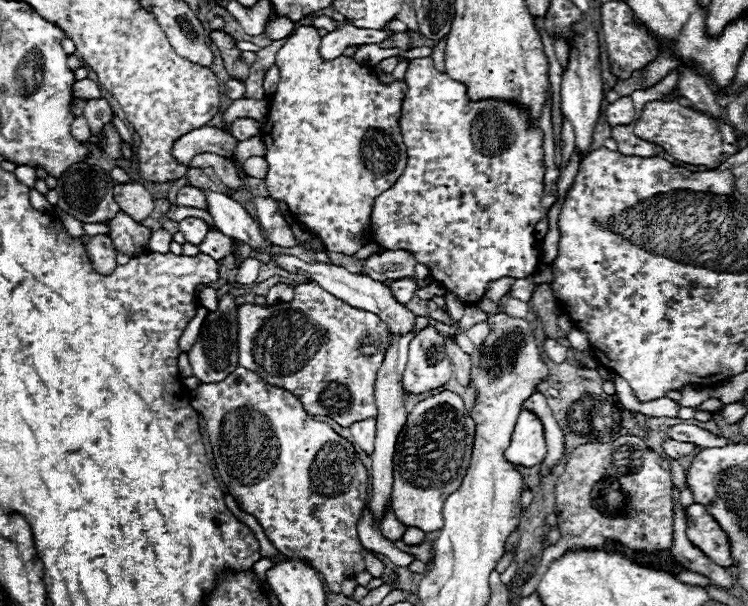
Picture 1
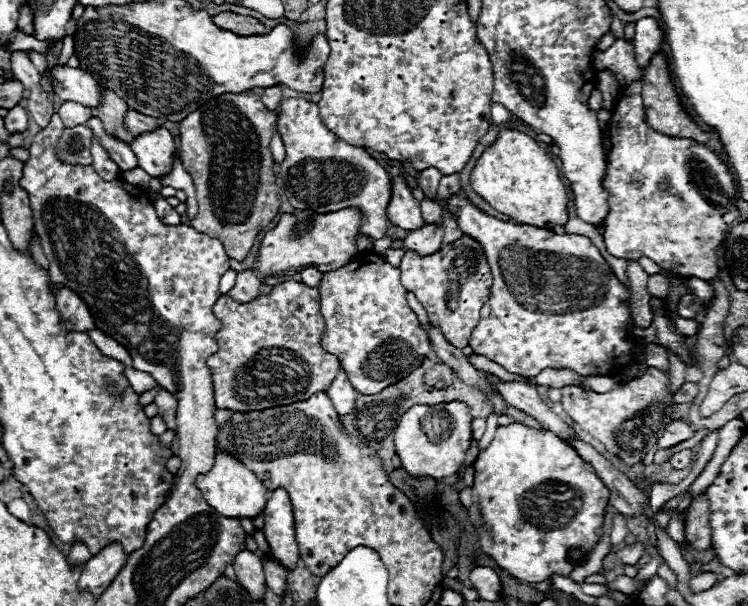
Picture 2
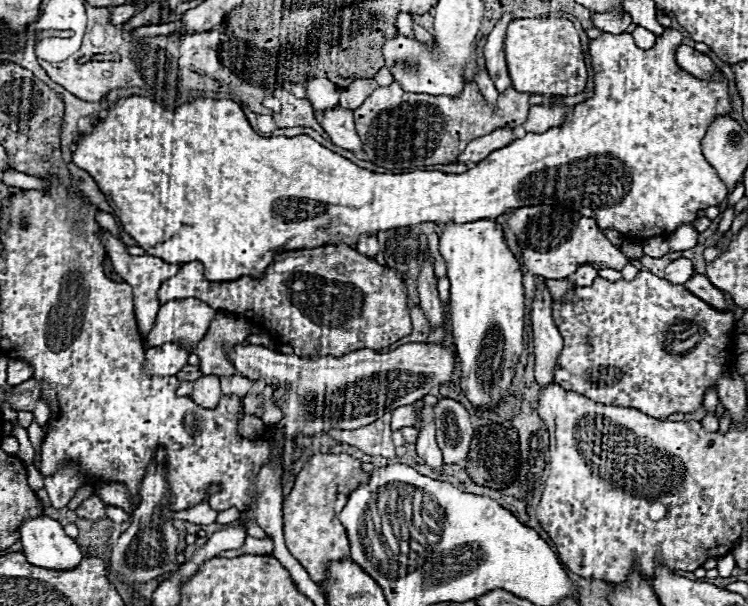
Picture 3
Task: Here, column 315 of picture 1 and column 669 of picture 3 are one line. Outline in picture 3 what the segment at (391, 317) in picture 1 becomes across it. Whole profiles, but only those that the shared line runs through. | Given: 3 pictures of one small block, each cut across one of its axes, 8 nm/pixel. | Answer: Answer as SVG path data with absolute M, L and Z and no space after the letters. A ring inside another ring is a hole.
M678 258L666 266L666 280L672 284L686 284L686 280L690 280L692 272L694 272L692 262L688 258Z

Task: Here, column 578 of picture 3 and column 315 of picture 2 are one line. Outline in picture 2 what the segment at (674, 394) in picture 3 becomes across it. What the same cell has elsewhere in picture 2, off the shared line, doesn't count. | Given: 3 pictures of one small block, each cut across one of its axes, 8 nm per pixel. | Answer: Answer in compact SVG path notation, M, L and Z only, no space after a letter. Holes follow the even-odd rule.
M286 280L272 286L270 294L260 294L252 302L236 302L230 296L222 296L212 312L222 320L222 328L216 334L218 352L208 358L208 368L214 384L214 400L218 408L228 408L234 412L264 410L274 406L288 406L300 400L308 400L316 392L326 392L340 372L340 362L336 356L320 348L320 332L324 328L324 316L320 314L320 290L310 288L296 280ZM286 366L292 368L300 378L272 378L272 368Z

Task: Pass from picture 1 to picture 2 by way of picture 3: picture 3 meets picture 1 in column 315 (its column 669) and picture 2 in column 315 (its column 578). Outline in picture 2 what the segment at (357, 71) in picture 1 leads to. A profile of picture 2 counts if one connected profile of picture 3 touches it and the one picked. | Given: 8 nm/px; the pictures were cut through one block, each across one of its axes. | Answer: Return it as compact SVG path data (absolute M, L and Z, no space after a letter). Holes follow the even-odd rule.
M284 98L278 106L278 132L286 146L286 158L280 162L280 178L288 202L298 210L328 214L342 208L358 208L364 216L360 234L384 238L390 220L386 208L392 198L390 174L362 146L346 144L328 130L318 114L318 104L302 98Z

